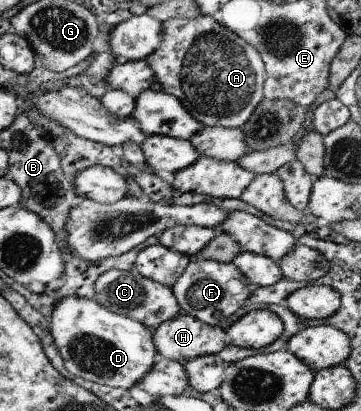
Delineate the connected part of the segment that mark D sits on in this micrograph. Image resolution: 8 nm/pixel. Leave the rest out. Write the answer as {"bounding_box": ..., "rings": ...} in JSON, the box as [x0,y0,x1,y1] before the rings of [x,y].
{"bounding_box":[49,295,159,390],"rings":[[[69,295],[56,300],[49,318],[53,337],[65,368],[74,376],[98,385],[130,390],[143,378],[159,356],[152,332],[143,323],[106,309],[95,300]]]}

